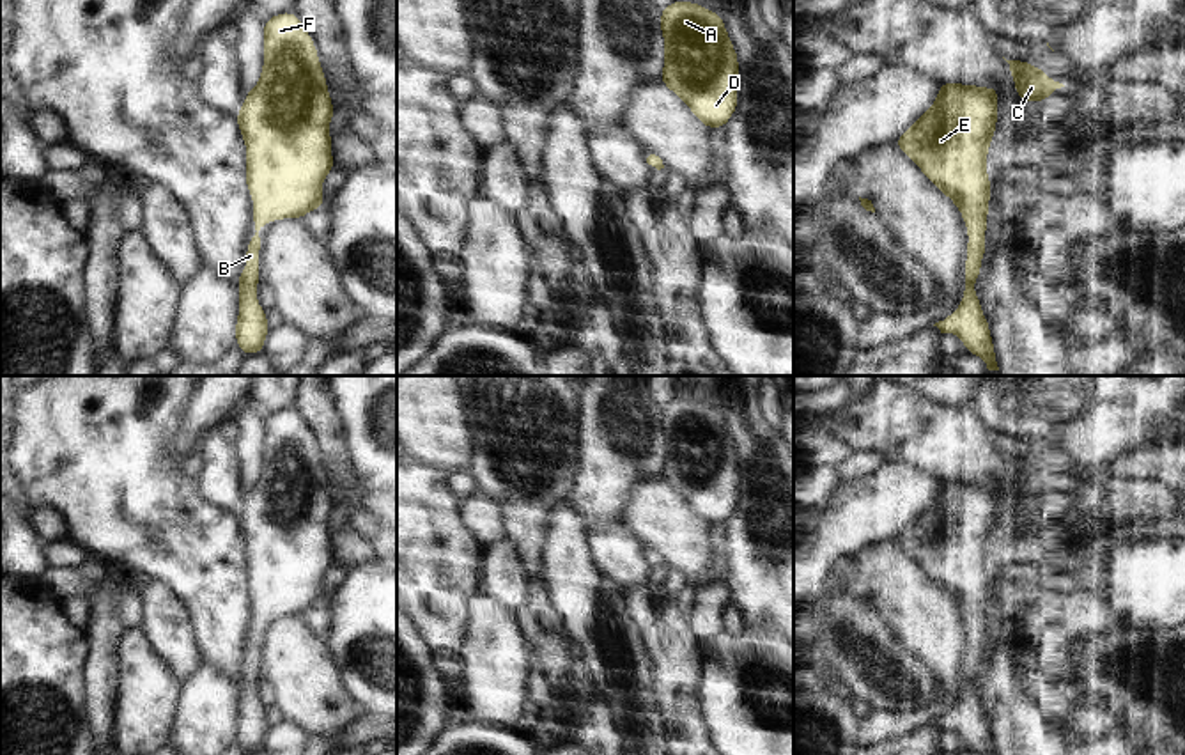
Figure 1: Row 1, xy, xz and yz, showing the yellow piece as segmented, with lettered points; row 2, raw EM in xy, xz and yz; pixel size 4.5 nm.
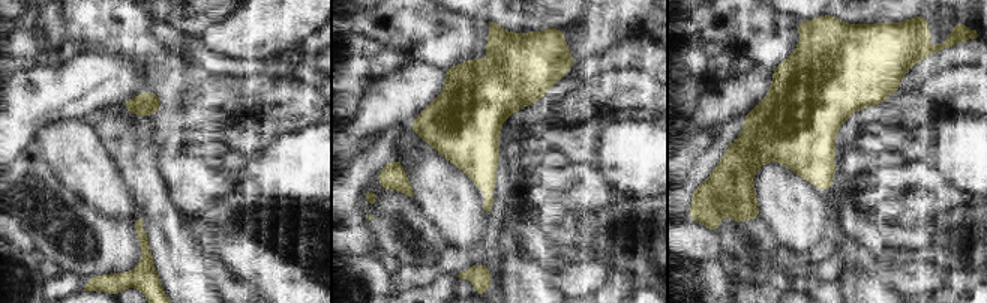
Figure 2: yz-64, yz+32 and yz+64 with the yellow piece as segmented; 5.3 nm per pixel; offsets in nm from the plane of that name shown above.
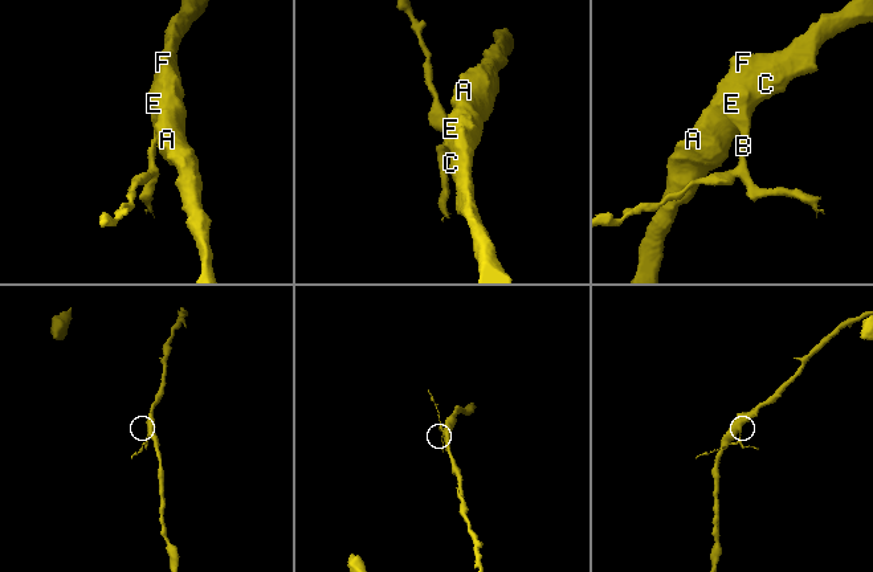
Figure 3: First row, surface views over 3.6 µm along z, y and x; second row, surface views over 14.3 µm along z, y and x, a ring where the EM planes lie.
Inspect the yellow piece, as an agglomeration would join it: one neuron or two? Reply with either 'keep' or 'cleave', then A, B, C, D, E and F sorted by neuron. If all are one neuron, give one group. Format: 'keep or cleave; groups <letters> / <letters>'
keep; groups A B C D E F

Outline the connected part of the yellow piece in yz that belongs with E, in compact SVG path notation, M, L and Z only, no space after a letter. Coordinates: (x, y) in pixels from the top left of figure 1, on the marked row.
M955 82L941 83L941 90L930 110L926 110L895 145L905 152L919 170L953 200L964 216L969 232L965 259L965 285L960 307L946 319L935 323L941 333L955 333L964 340L965 351L985 360L988 370L999 370L995 349L990 337L988 321L981 312L981 300L976 298L974 284L981 271L981 257L987 245L981 241L987 230L988 200L992 184L987 175L987 152L997 126L999 87L983 89L980 85L962 85Z

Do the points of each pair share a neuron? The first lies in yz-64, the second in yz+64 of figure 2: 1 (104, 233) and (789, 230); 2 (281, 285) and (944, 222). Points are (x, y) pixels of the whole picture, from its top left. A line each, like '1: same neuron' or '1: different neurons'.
1: different neurons
2: same neuron

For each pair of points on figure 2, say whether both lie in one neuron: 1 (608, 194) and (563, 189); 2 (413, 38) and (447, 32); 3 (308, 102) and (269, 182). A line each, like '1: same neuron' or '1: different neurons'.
1: same neuron
2: same neuron
3: different neurons

